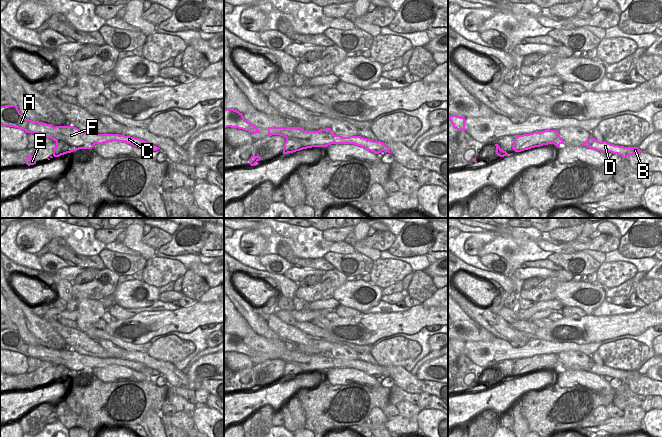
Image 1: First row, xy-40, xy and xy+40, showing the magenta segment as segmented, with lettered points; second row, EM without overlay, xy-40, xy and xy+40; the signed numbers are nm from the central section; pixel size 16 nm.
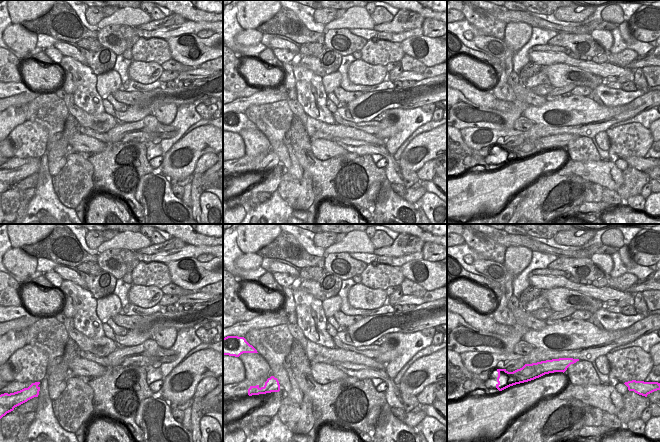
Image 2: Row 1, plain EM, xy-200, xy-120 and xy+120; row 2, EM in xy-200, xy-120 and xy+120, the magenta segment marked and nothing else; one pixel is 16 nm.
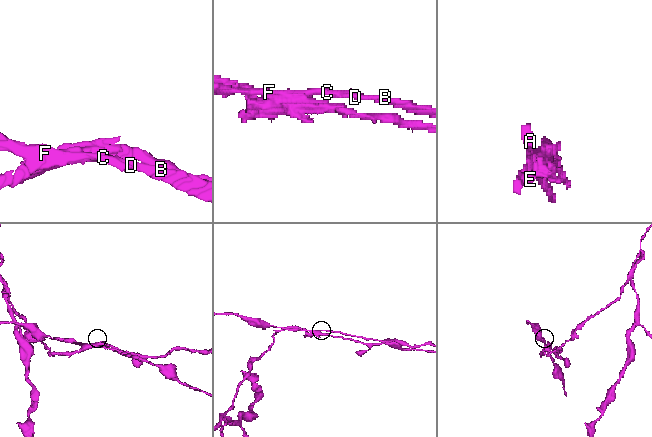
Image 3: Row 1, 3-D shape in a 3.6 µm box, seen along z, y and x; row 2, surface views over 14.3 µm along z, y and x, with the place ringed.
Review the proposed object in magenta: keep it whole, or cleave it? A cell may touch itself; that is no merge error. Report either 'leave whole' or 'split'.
split

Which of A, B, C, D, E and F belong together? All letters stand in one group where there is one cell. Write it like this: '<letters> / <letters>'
A B C D F / E

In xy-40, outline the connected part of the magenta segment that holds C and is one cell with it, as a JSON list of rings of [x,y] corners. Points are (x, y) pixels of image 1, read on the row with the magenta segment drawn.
[[[17,105],[0,107],[0,126],[18,128],[26,133],[34,133],[41,137],[51,138],[54,141],[64,141],[70,146],[79,149],[92,149],[95,144],[111,141],[124,142],[138,147],[148,154],[160,148],[151,145],[140,138],[119,134],[97,134],[82,131],[74,126],[56,126],[39,121],[26,119],[19,111]]]

